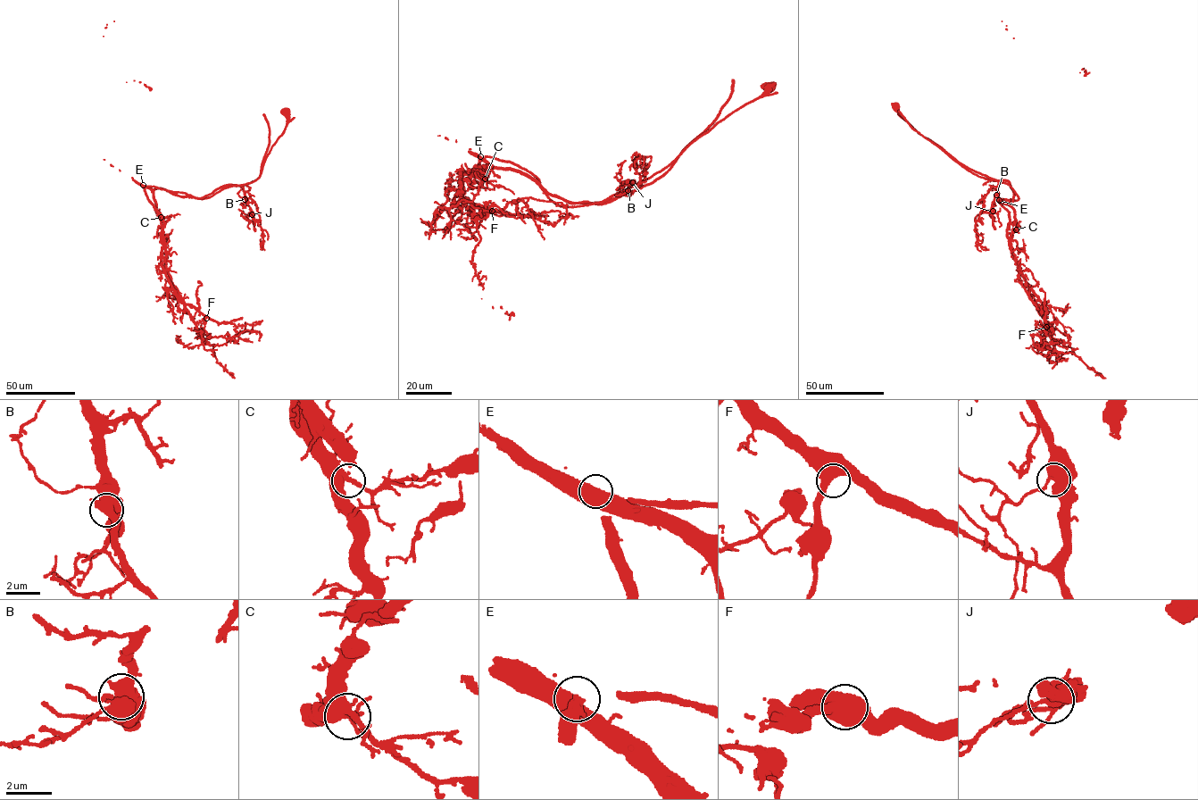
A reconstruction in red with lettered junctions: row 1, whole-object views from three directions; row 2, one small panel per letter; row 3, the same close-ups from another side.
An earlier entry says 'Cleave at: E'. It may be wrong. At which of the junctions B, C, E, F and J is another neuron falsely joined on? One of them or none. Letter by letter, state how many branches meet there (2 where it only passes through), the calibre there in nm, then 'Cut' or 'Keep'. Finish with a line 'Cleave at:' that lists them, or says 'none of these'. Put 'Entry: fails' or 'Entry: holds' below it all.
B: Branches: 2. Thickness 650 nm. Keep
C: Branches: 2. Thickness 400 nm. Keep
E: Branches: 2. Thickness 550 nm. Cut
F: Branches: 2. Thickness 600 nm. Keep
J: Branches: 2. Thickness 550 nm. Keep
Cleave at: E
Entry: holds

